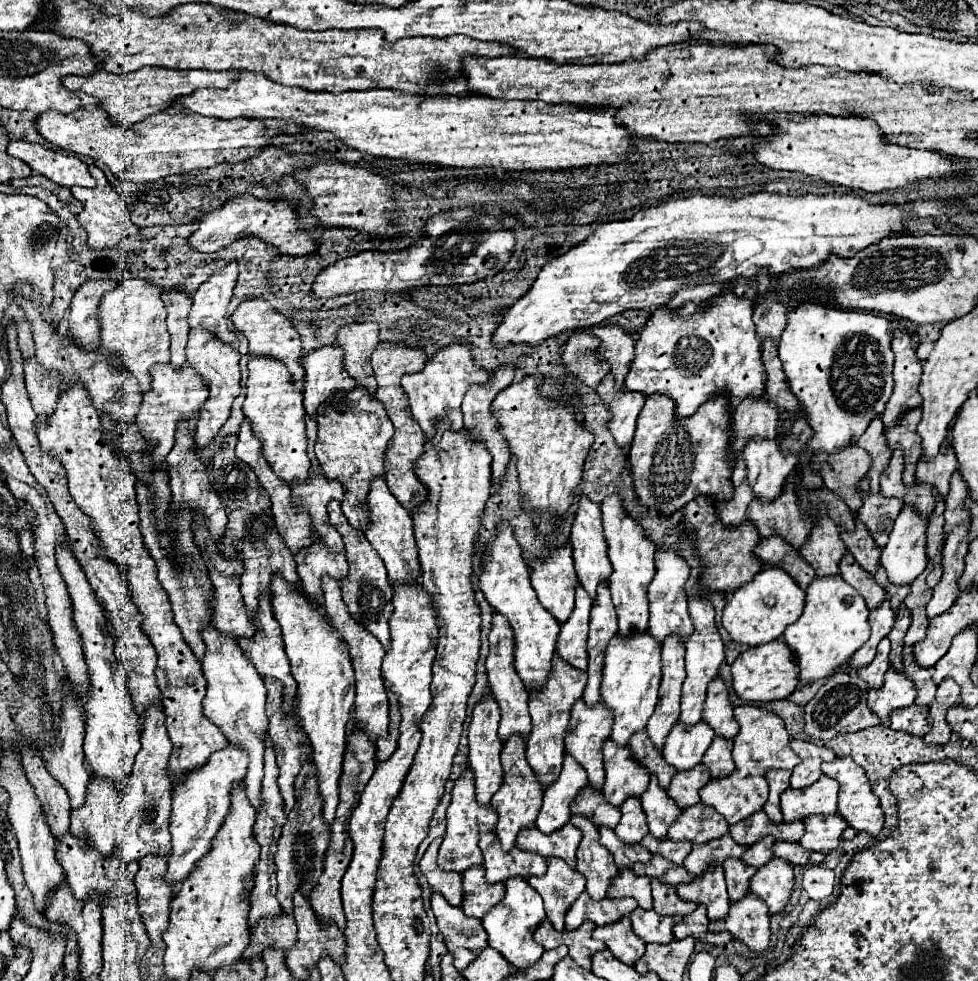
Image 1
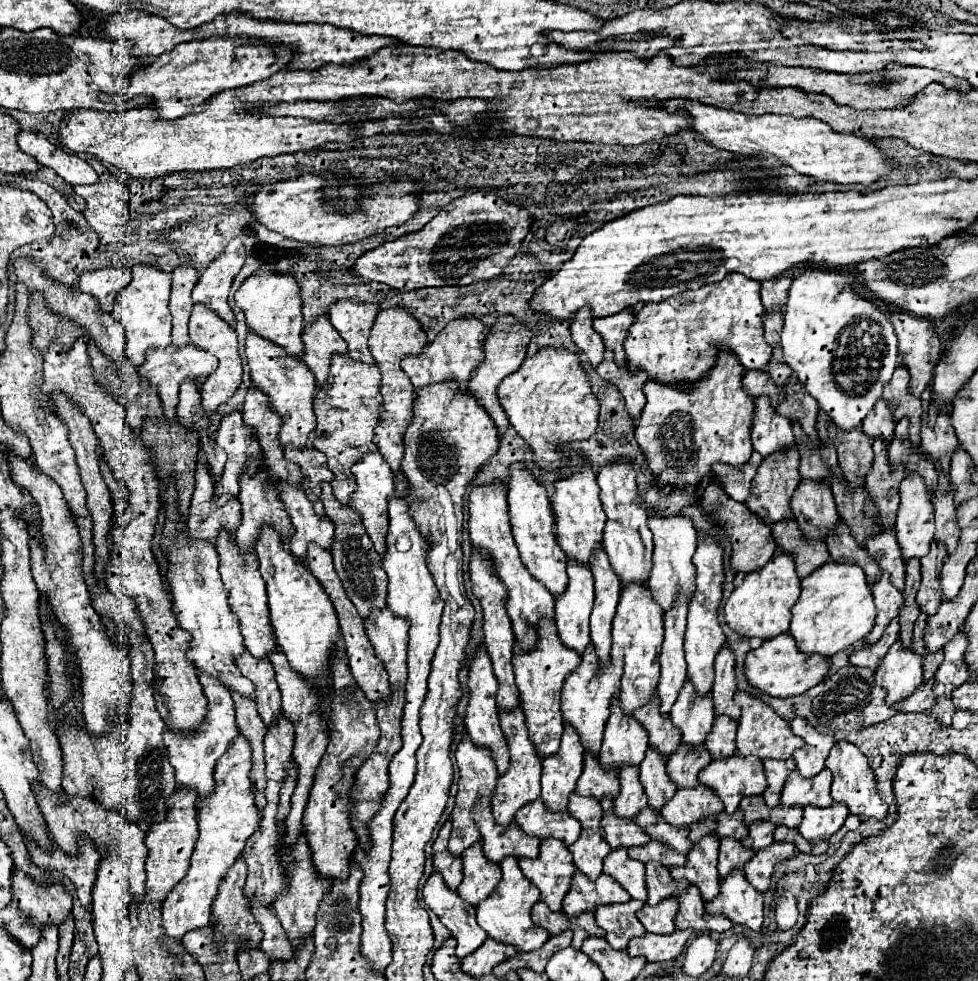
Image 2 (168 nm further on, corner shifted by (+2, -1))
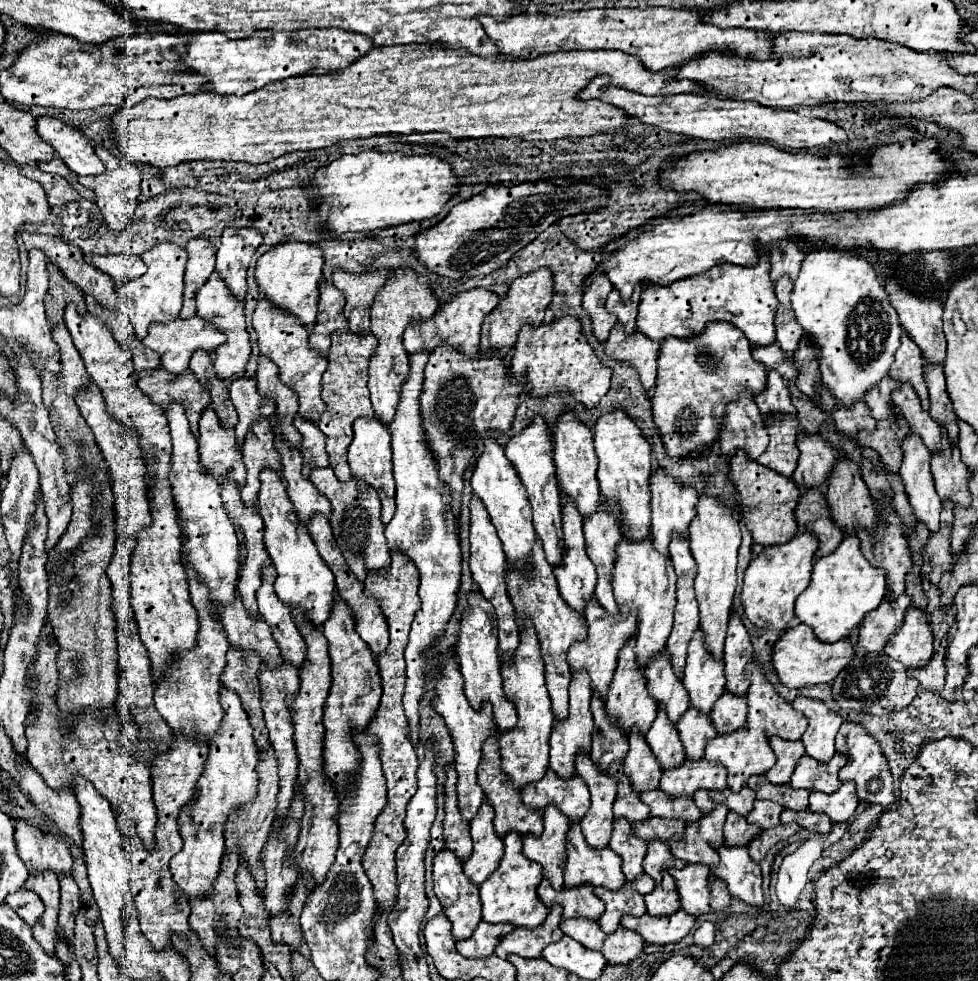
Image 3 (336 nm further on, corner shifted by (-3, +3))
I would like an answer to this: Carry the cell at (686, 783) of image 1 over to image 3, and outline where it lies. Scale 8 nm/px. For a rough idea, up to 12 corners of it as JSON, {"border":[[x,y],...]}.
{"border":[[689,706],[677,724],[685,756],[701,760],[707,740],[717,736],[711,716]]}

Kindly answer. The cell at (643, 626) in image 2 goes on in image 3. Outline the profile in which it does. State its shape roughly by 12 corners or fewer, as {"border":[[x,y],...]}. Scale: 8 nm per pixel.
{"border":[[647,540],[615,552],[613,592],[637,612],[645,668],[673,628],[675,570]]}

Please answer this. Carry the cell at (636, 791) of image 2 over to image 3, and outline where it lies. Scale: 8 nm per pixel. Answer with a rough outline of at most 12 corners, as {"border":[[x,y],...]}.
{"border":[[639,732],[623,766],[635,792],[659,788],[663,770]]}

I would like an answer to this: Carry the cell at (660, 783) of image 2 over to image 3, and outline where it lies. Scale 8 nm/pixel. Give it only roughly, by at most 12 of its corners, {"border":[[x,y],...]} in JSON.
{"border":[[657,712],[645,738],[663,770],[685,760],[675,724]]}

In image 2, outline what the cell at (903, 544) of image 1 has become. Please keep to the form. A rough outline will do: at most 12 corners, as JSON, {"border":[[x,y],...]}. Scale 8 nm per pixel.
{"border":[[924,480],[900,484],[894,524],[904,562],[924,558],[934,508]]}

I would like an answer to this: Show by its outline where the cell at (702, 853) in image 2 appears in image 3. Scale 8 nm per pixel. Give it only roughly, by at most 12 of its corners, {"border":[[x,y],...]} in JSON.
{"border":[[727,806],[699,824],[685,824],[671,854],[689,864],[717,866]]}

